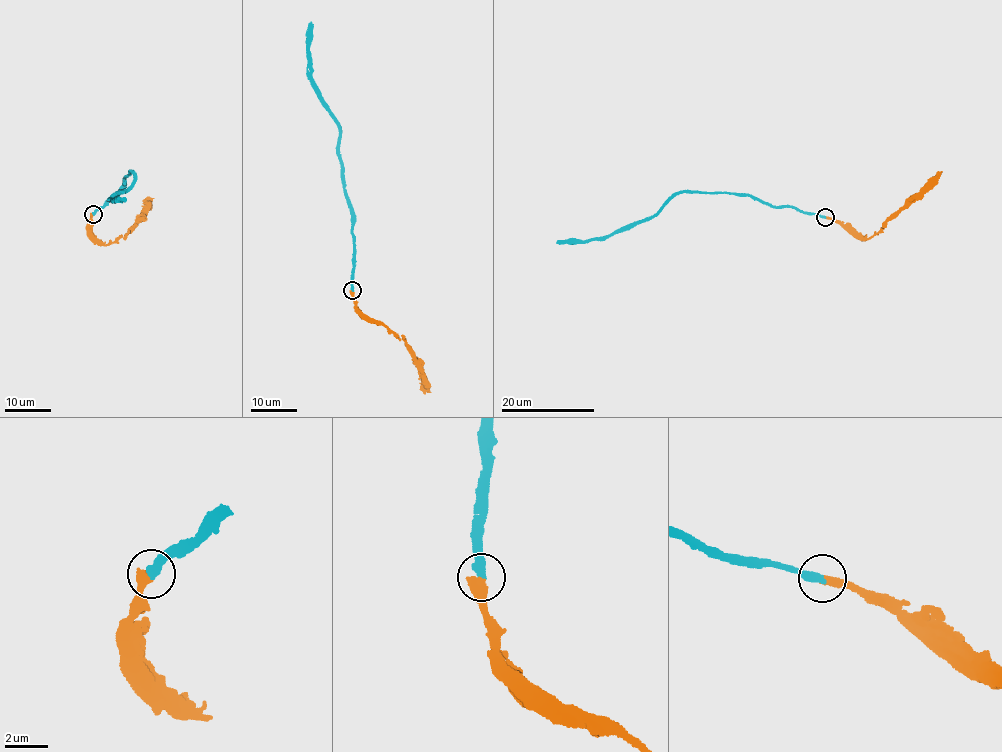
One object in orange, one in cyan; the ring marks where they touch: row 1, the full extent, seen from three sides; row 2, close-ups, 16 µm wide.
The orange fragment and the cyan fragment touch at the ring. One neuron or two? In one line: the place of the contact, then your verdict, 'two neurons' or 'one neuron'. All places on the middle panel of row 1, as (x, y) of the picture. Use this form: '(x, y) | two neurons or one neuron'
(352, 290) | one neuron

